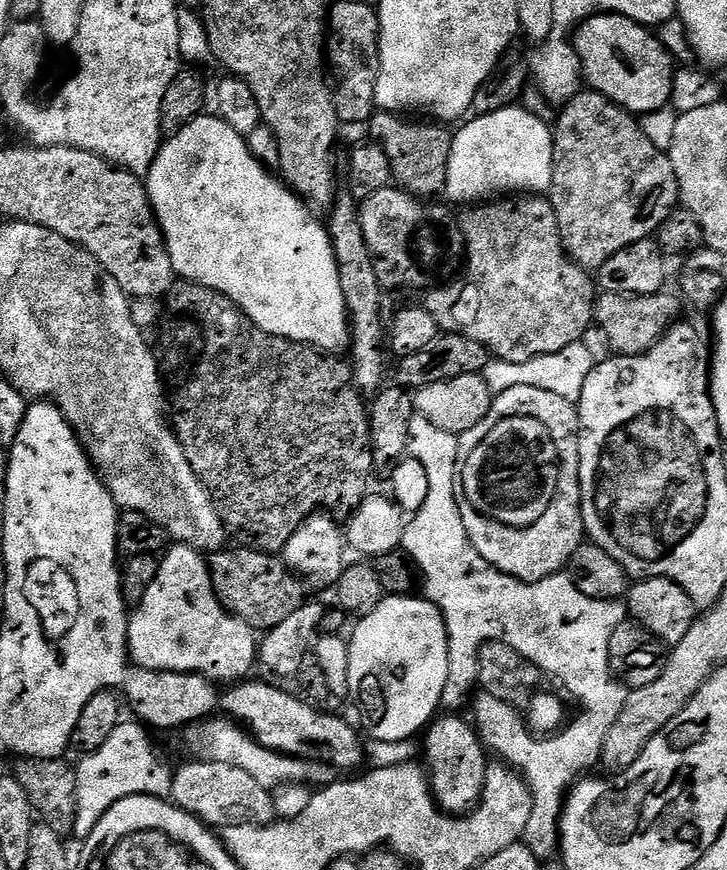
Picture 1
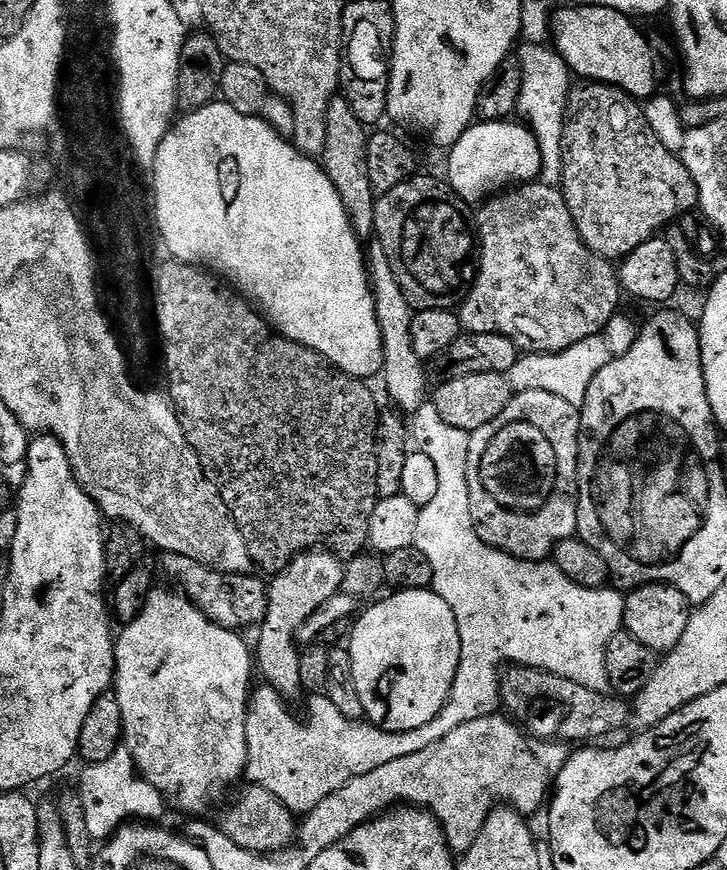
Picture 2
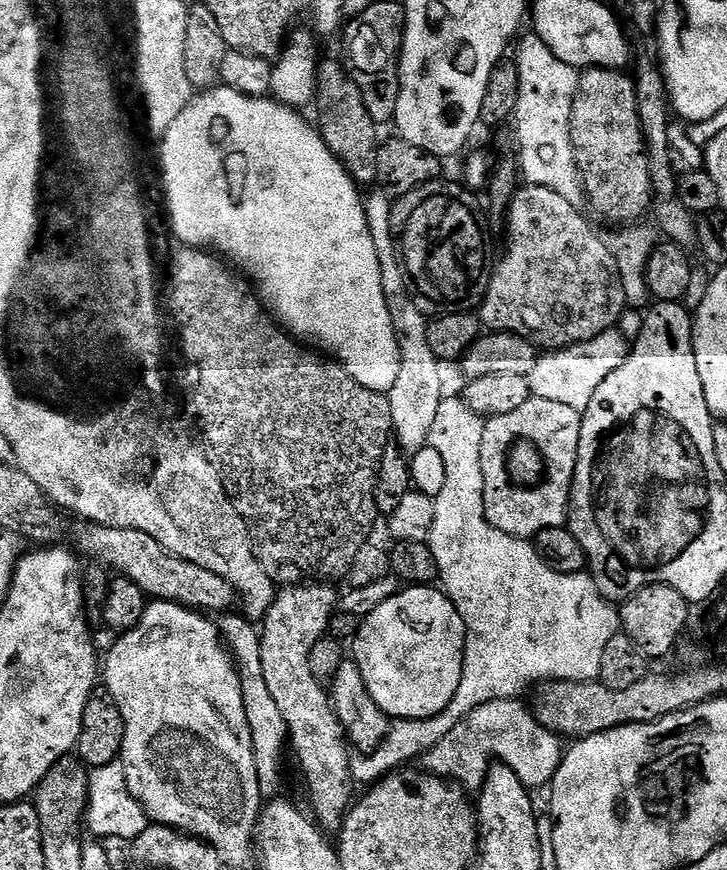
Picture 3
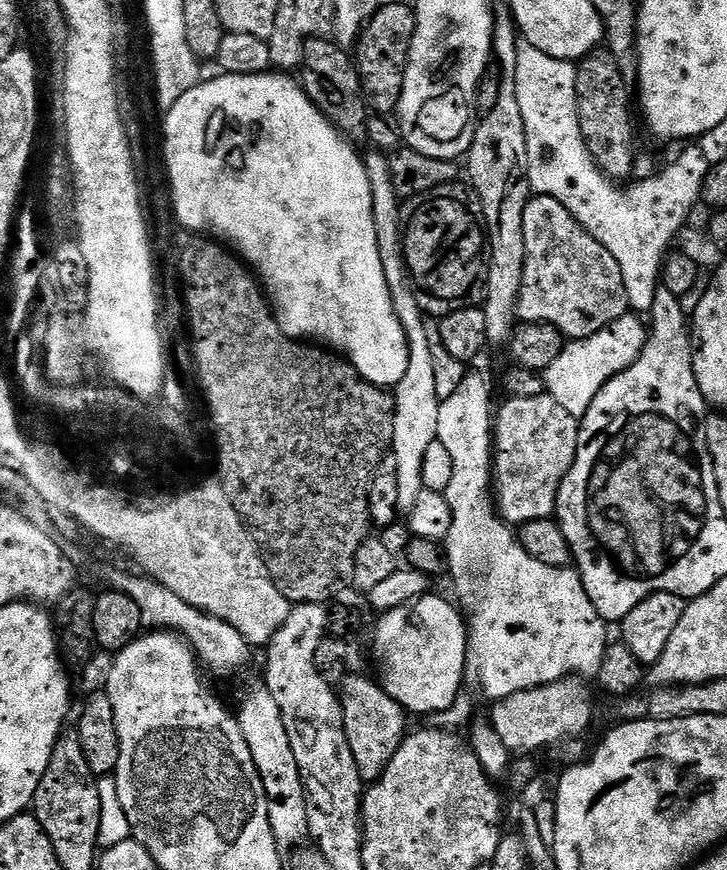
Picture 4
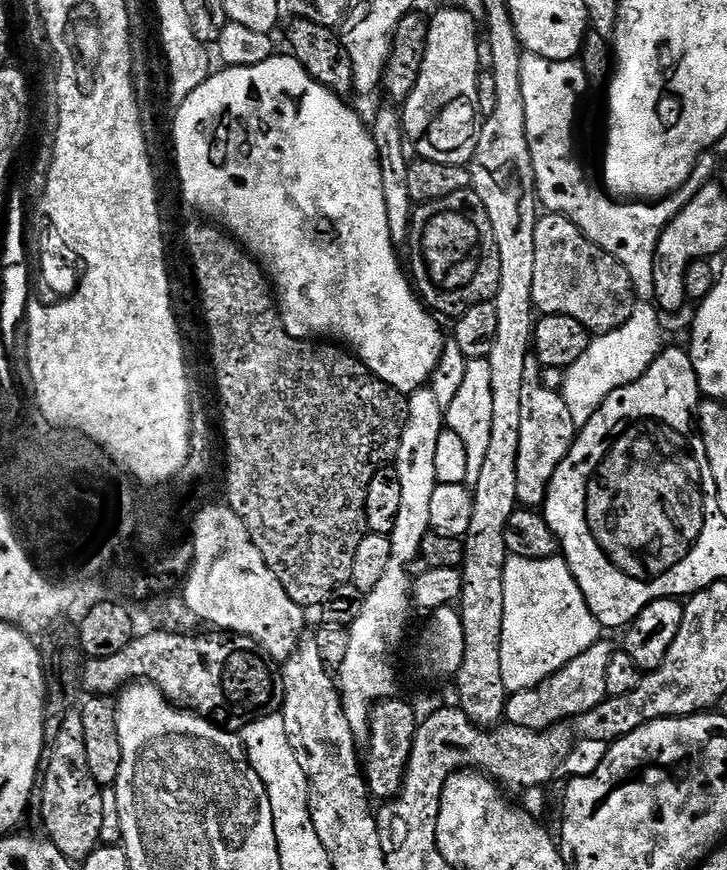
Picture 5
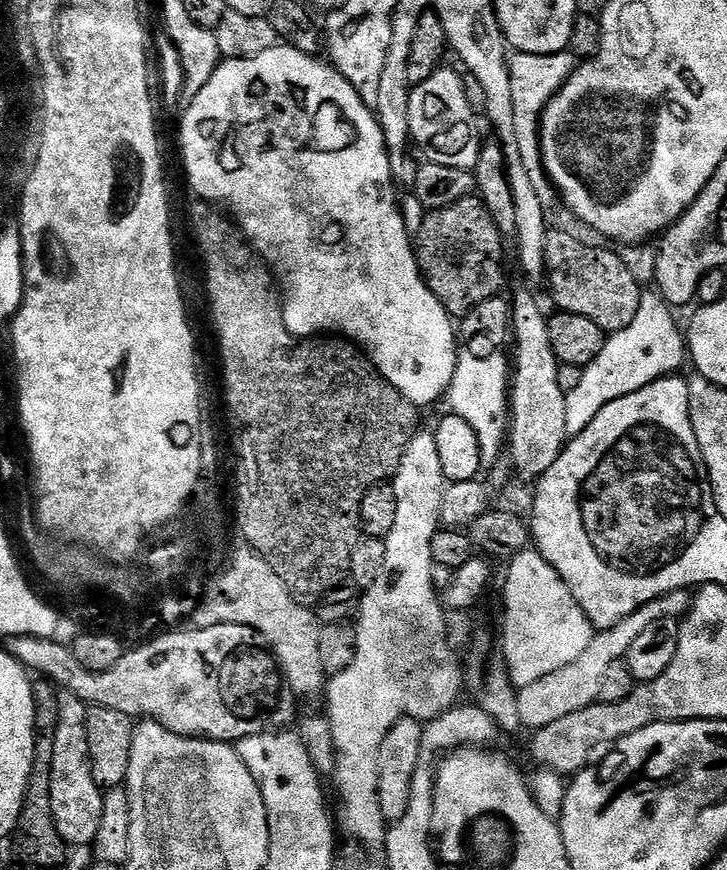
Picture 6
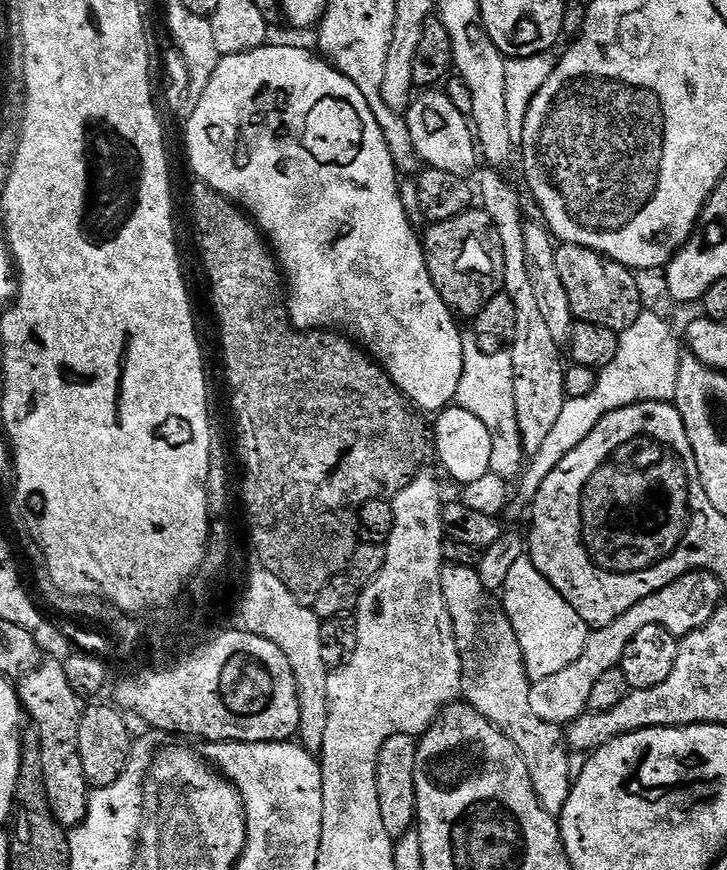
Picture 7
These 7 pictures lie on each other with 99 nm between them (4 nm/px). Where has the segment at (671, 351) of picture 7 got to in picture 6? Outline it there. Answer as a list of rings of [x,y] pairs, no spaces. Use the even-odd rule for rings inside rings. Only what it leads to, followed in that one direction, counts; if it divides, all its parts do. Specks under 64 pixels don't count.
[[[645,291],[641,295],[634,322],[605,339],[602,354],[583,369],[579,385],[566,394],[565,437],[571,438],[586,430],[602,406],[626,398],[626,394],[634,394],[634,390],[642,390],[642,386],[650,386],[650,382],[679,373],[680,367],[686,364],[685,333],[681,325],[680,328],[676,325],[668,301],[652,292]]]

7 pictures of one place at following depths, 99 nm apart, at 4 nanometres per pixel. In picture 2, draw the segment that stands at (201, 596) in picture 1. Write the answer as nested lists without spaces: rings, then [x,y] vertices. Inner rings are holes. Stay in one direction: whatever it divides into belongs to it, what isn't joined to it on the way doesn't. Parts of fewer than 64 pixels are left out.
[[[160,586],[153,587],[150,598],[146,598],[146,606],[142,606],[142,614],[138,614],[138,618],[134,618],[134,622],[123,625],[122,631],[124,631],[124,633],[122,633],[121,636],[119,633],[119,635],[115,637],[116,675],[114,677],[114,695],[116,701],[118,702],[118,706],[122,706],[122,722],[124,723],[124,739],[122,741],[123,747],[127,748],[128,753],[130,753],[134,758],[136,769],[140,772],[141,776],[143,776],[144,780],[146,782],[150,782],[150,786],[154,786],[155,788],[157,788],[157,790],[159,790],[159,792],[164,795],[165,801],[167,801],[167,803],[171,805],[171,807],[173,804],[173,806],[176,807],[178,811],[192,812],[188,814],[204,814],[204,811],[206,811],[207,808],[210,807],[211,804],[214,803],[215,800],[218,799],[219,796],[222,795],[223,792],[231,786],[231,784],[238,783],[240,779],[243,781],[248,771],[248,747],[246,746],[245,722],[246,718],[248,717],[248,701],[250,699],[250,689],[253,687],[252,672],[254,676],[254,652],[250,647],[249,641],[247,644],[247,642],[244,641],[242,637],[240,637],[243,635],[241,635],[239,631],[218,626],[213,620],[210,619],[209,616],[204,614],[202,610],[198,610],[196,608],[196,605],[193,604],[192,601],[189,600],[183,592],[179,590],[173,590],[171,587],[168,588],[160,588]]]

